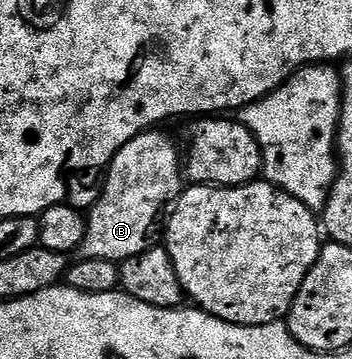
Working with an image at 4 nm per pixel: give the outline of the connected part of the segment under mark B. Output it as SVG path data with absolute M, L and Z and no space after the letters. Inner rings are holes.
M150 129L142 135L137 135L123 149L115 153L103 175L105 192L99 201L87 213L87 233L81 243L79 251L86 259L106 259L115 264L135 257L139 253L149 250L151 240L149 234L161 215L165 206L176 201L183 190L183 151L177 148L177 143L169 135L164 135L161 129Z

